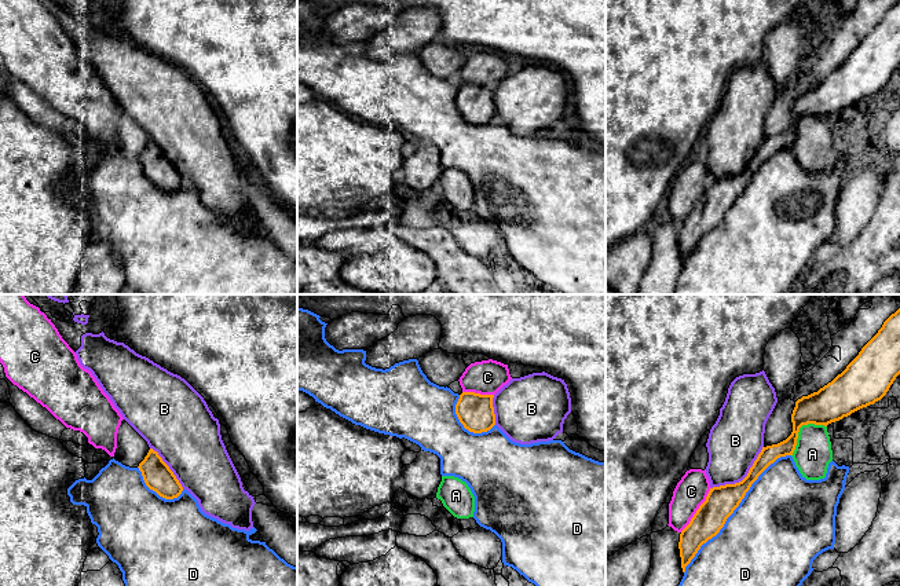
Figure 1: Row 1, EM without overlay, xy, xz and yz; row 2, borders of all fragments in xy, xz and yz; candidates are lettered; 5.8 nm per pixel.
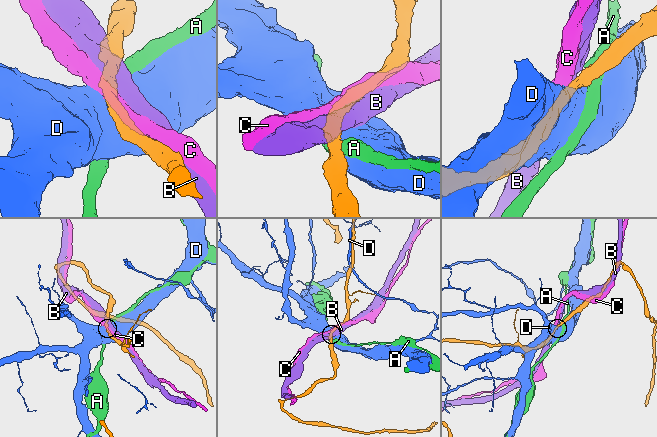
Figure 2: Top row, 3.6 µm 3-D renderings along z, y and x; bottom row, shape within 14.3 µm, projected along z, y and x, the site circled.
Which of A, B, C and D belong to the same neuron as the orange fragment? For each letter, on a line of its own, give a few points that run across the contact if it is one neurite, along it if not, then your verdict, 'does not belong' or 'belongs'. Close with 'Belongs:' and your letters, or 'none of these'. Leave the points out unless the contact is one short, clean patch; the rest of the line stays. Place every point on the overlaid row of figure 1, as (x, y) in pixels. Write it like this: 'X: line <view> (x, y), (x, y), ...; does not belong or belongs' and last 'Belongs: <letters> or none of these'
A: line yz (826, 425), (804, 424), (800, 428), (797, 445), (791, 456); does not belong
B: does not belong
C: does not belong
D: does not belong
Belongs: none of these

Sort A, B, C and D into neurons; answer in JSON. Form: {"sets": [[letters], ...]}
{"sets": [["A"], ["B", "C"], ["D"]]}

